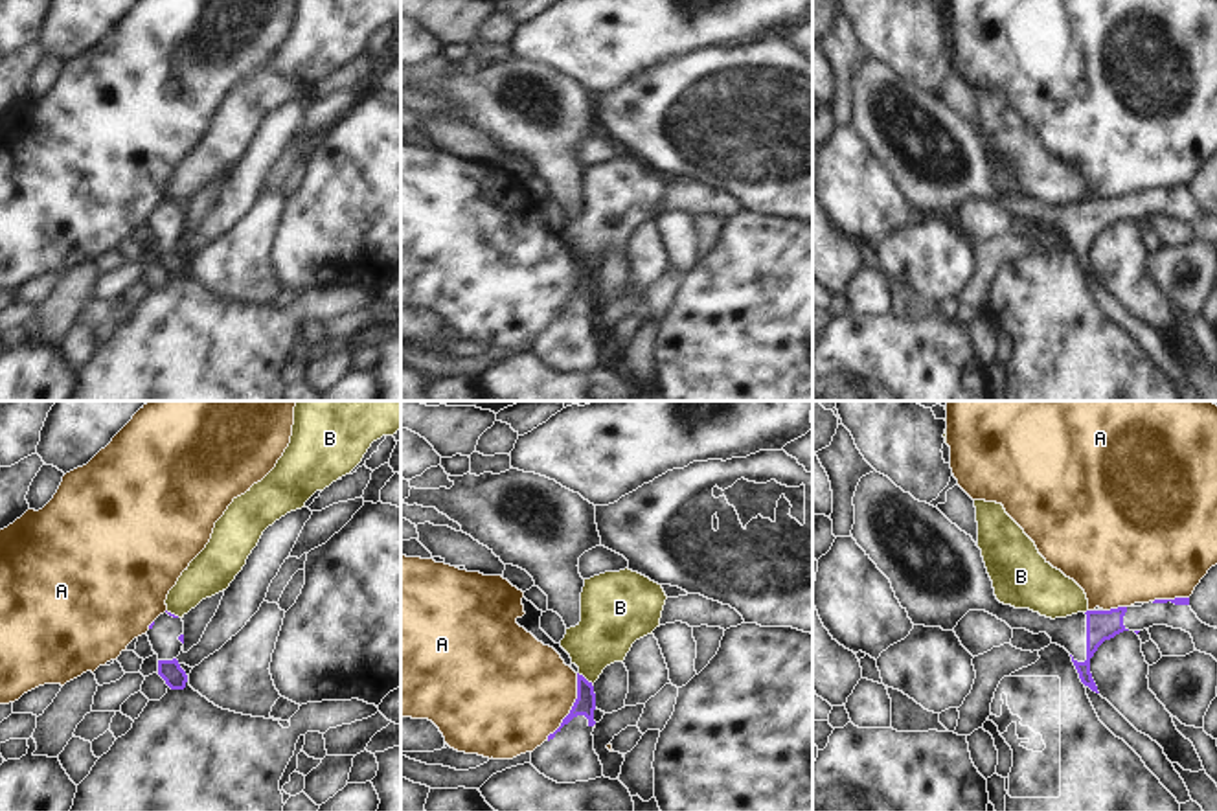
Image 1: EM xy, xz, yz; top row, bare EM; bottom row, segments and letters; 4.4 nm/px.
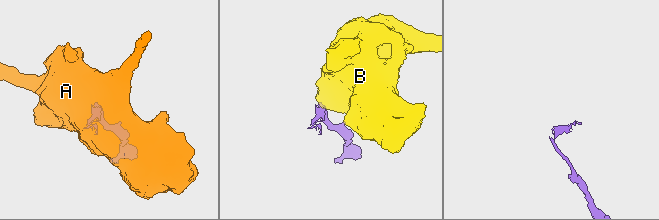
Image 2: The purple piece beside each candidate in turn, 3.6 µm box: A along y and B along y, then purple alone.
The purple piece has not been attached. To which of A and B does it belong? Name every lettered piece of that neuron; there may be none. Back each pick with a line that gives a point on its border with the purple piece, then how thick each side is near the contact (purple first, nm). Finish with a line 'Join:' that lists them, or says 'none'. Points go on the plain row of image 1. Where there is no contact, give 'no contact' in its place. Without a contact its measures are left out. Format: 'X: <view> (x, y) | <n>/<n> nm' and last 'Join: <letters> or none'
Join: none

